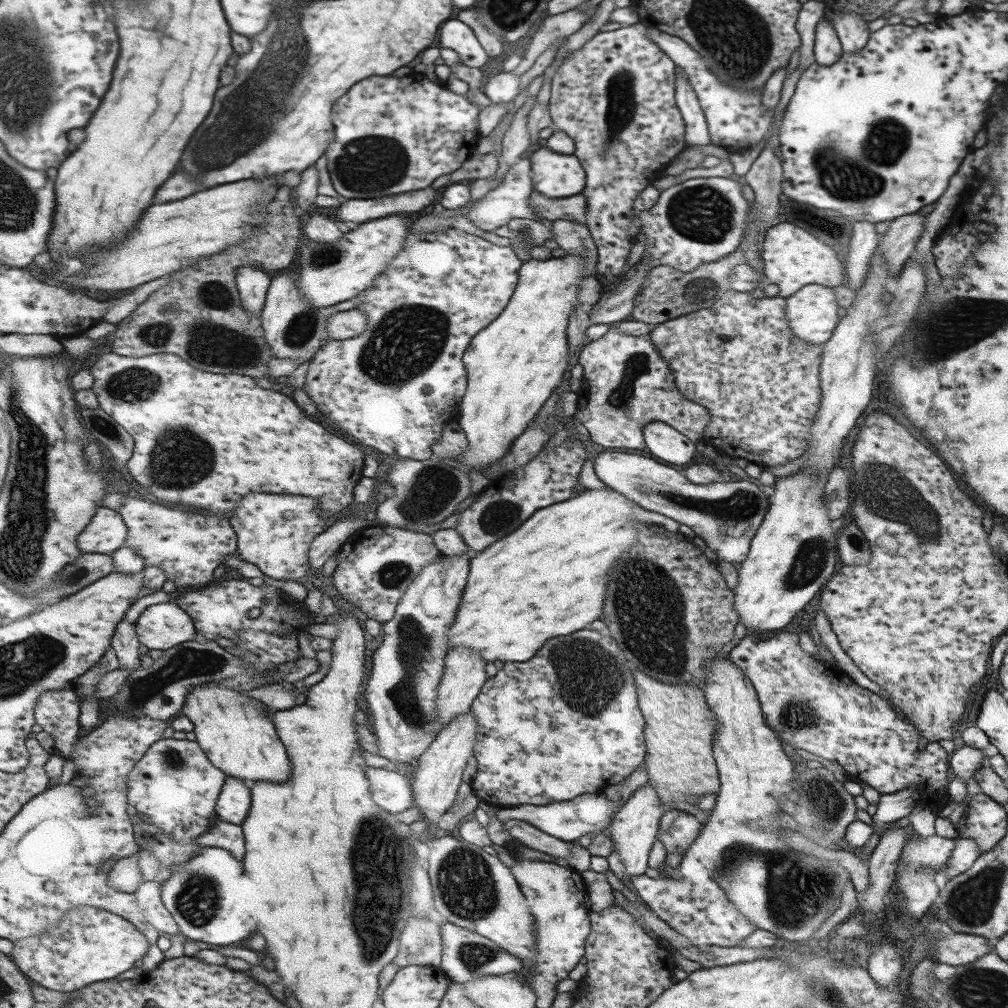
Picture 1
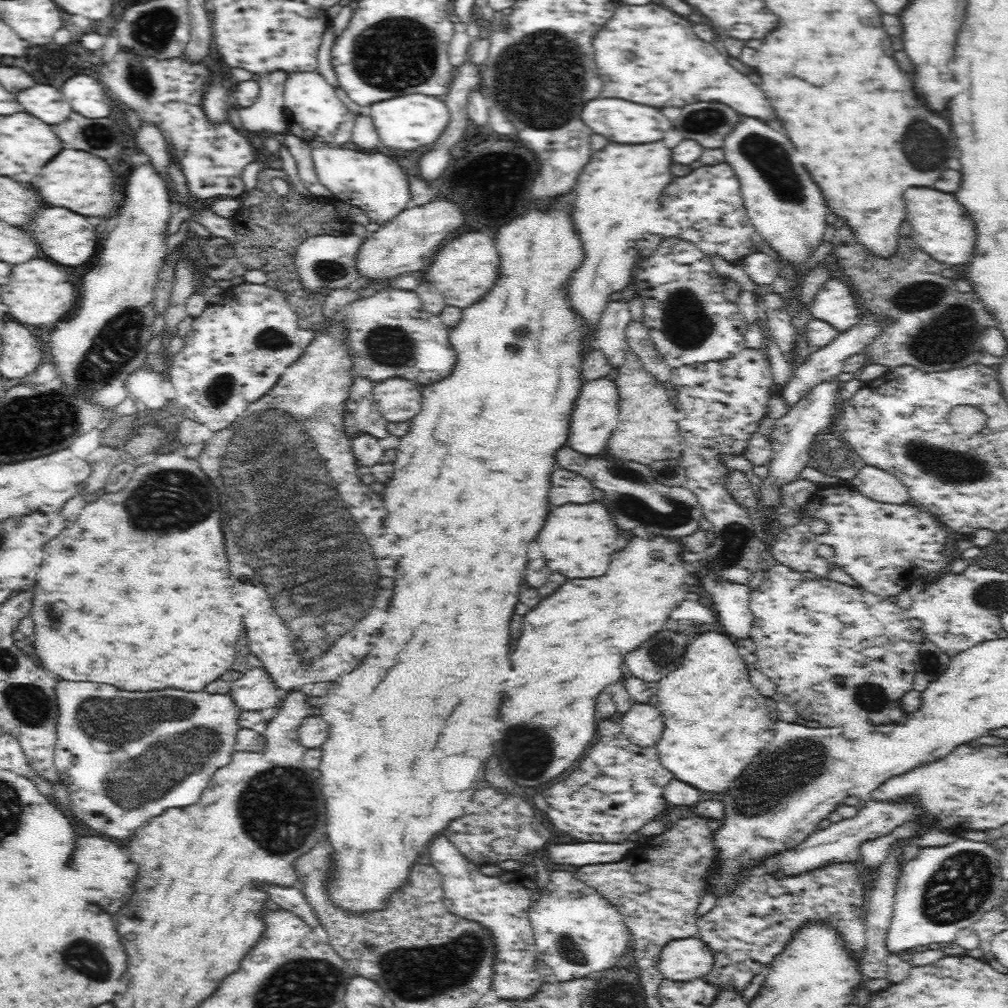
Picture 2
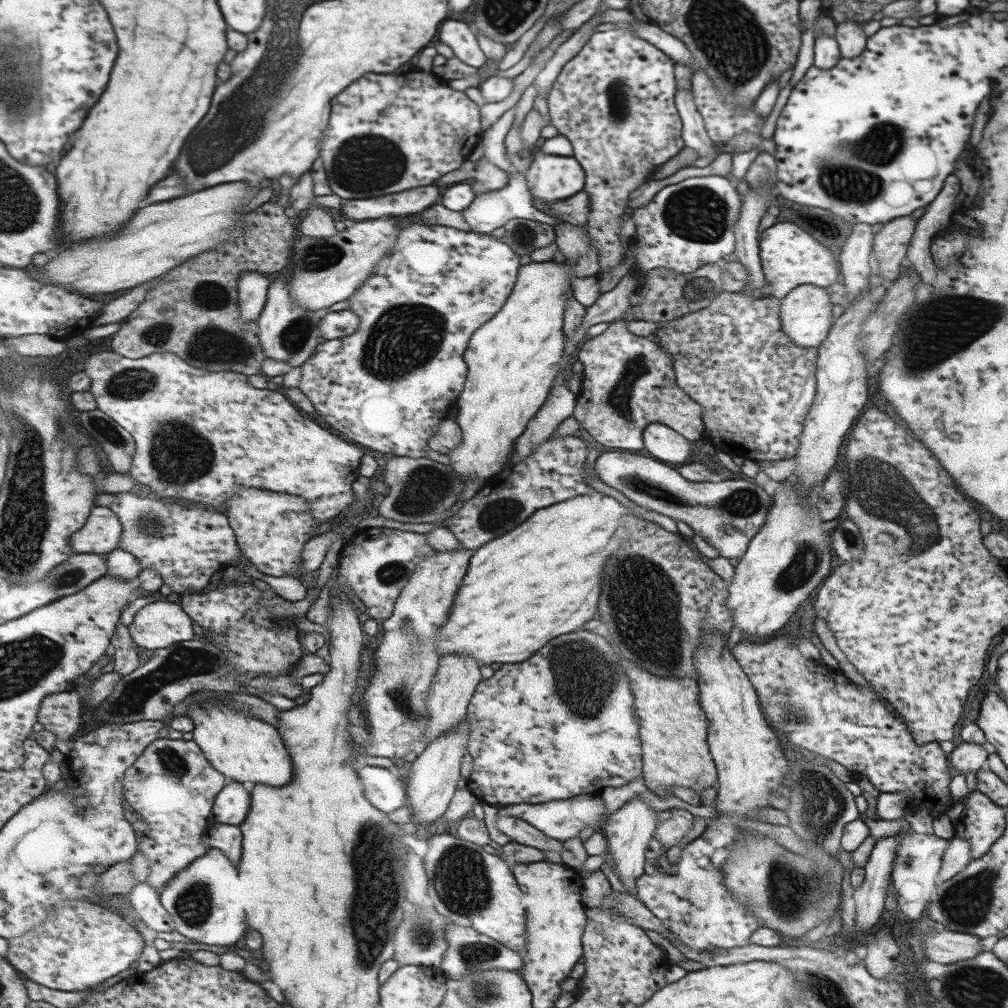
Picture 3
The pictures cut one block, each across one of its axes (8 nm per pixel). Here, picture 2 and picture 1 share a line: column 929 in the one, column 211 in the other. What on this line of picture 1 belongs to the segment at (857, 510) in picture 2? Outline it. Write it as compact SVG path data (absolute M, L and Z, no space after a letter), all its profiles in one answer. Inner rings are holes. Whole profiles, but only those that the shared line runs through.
M125 498L125 503L117 508L124 516L125 524L129 526L129 536L125 547L135 548L143 558L147 567L159 566L165 570L168 580L174 582L176 589L181 593L191 589L191 586L205 586L213 580L215 570L229 558L238 556L238 534L225 516L215 514L199 514L199 512L185 512L181 507L169 505L160 501L139 500L139 498Z

